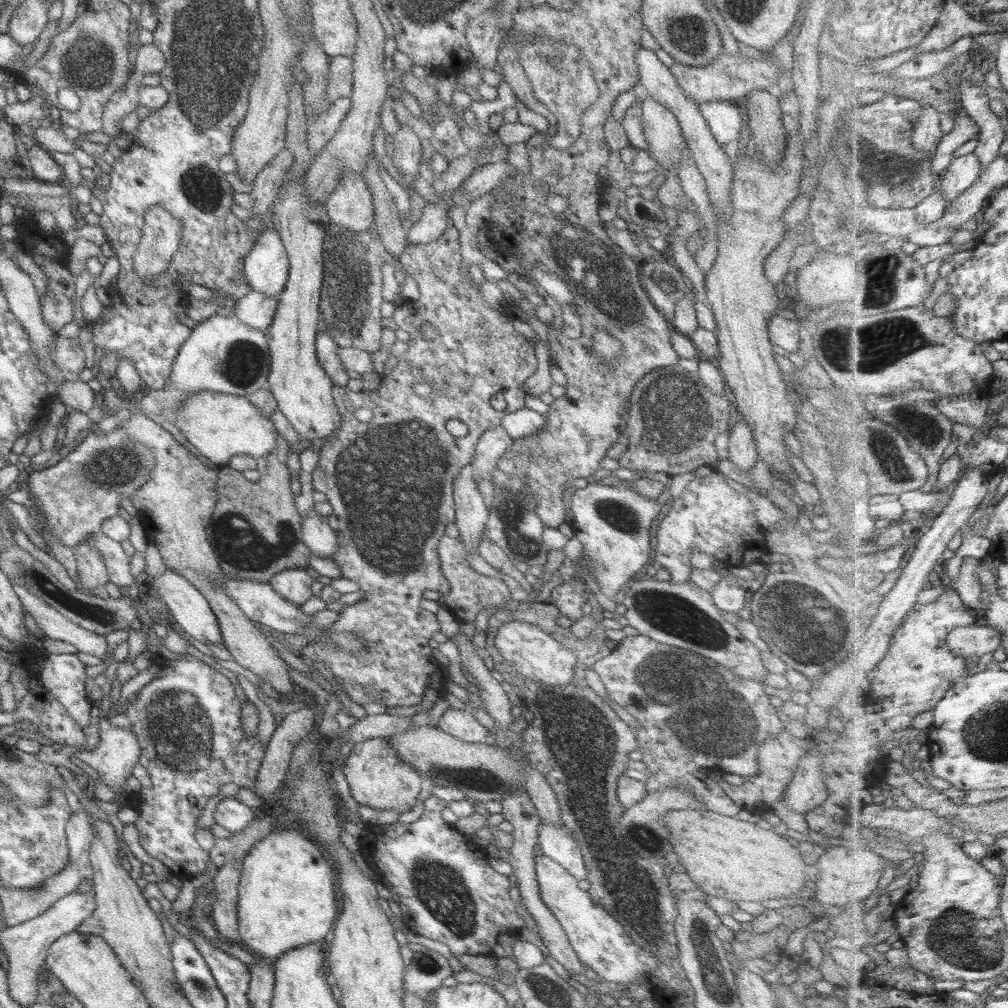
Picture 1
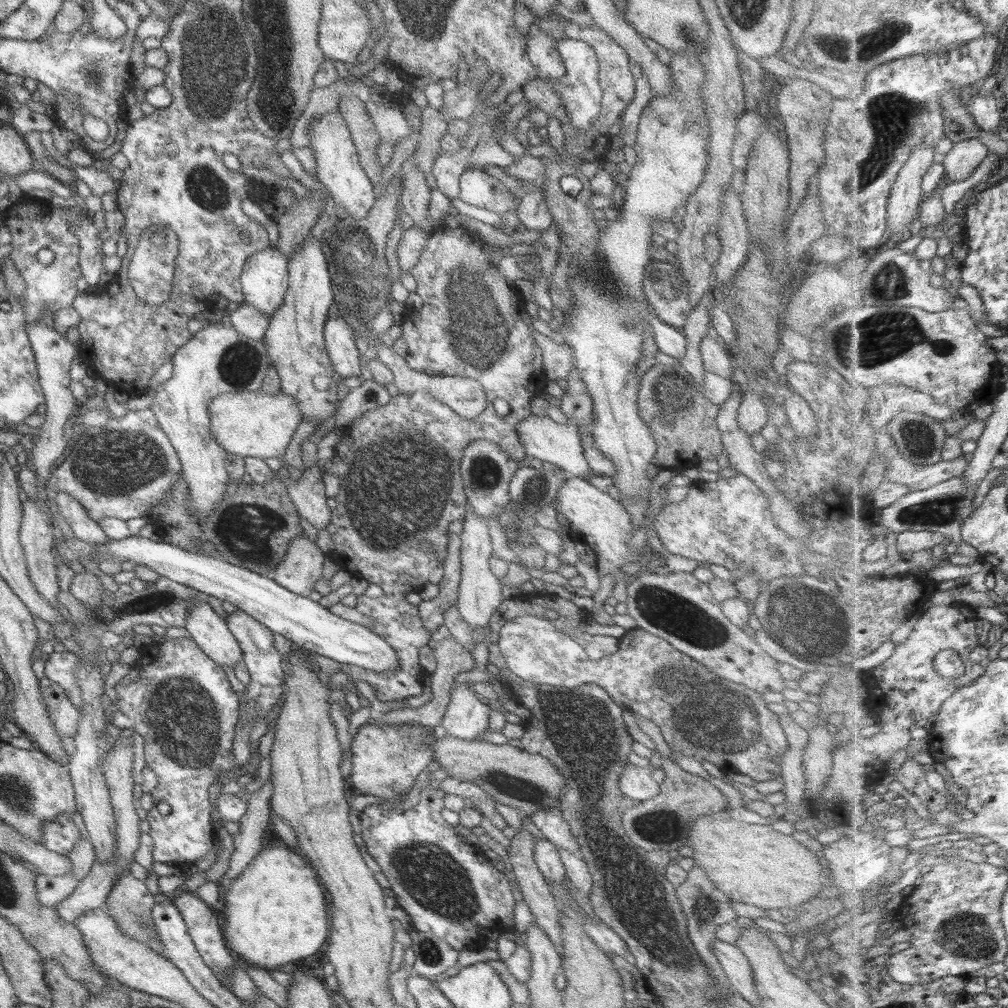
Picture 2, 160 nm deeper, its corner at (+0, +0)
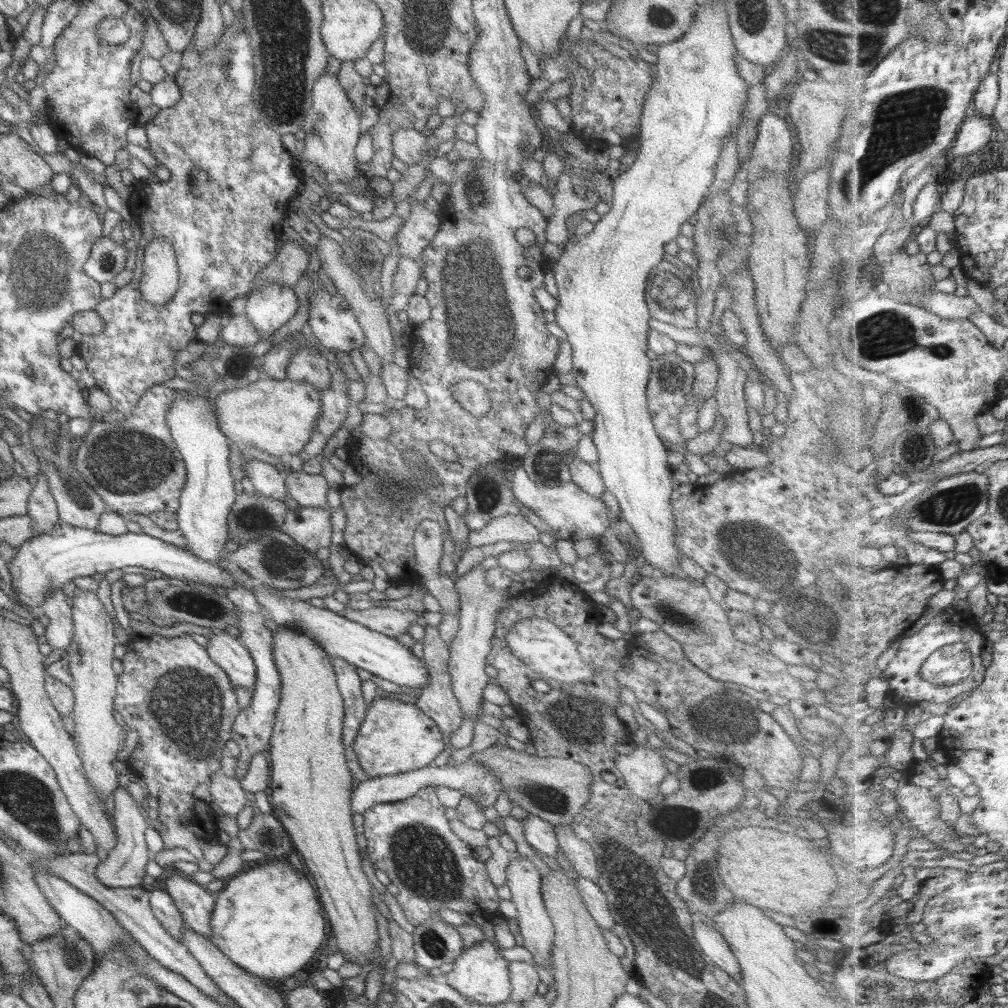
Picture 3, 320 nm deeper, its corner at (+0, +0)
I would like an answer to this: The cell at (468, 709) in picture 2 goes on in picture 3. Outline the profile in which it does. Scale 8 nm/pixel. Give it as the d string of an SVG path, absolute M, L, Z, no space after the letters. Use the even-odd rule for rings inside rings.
M480 564L454 580L454 587L458 594L458 629L448 644L449 660L448 674L453 696L459 703L463 718L477 720L478 710L482 700L482 690L488 684L485 675L486 656L489 652L494 622L501 600L505 599L505 589L497 590L487 586L484 572Z

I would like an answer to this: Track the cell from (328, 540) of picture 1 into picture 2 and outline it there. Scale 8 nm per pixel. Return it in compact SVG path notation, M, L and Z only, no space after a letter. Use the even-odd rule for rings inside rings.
M318 466L302 470L297 480L288 481L286 493L296 514L319 532L326 528L330 509L325 503L321 469Z

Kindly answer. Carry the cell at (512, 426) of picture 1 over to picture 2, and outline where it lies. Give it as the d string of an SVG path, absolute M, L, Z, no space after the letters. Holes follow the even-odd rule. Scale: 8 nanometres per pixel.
M529 414L527 418L515 425L515 434L517 434L517 440L523 448L525 457L537 460L541 464L552 464L568 477L587 480L593 474L585 464L585 458L583 458L583 452L581 452L579 432L577 432L575 426L556 424L547 416L537 417L537 415Z

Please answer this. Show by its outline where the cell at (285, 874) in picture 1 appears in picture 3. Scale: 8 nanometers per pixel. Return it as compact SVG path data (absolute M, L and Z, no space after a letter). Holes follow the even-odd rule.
M268 859L268 864L264 866L254 867L242 875L233 878L227 882L227 886L217 894L214 898L213 912L211 912L211 918L209 918L209 929L211 929L210 942L219 949L233 964L236 964L239 968L242 968L245 972L251 973L251 976L256 976L264 982L276 983L277 980L285 980L290 976L295 976L297 970L304 968L309 958L313 956L319 945L323 944L325 939L325 920L322 916L322 908L318 902L318 896L315 896L315 890L313 886L306 880L305 871L296 870L288 864L285 859Z

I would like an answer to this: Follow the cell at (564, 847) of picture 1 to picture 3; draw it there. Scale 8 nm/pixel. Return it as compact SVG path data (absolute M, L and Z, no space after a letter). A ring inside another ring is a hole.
M574 876L575 888L587 910L587 914L595 922L596 926L601 930L611 931L616 927L615 922L611 920L611 914L607 910L607 902L603 892L599 890L596 883L590 882L583 878Z

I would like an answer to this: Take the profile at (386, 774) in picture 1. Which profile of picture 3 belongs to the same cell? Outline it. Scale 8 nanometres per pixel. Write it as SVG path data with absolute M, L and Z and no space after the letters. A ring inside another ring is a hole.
M376 697L367 706L352 750L366 777L396 775L423 768L439 755L444 744L433 721L413 704L391 697Z

